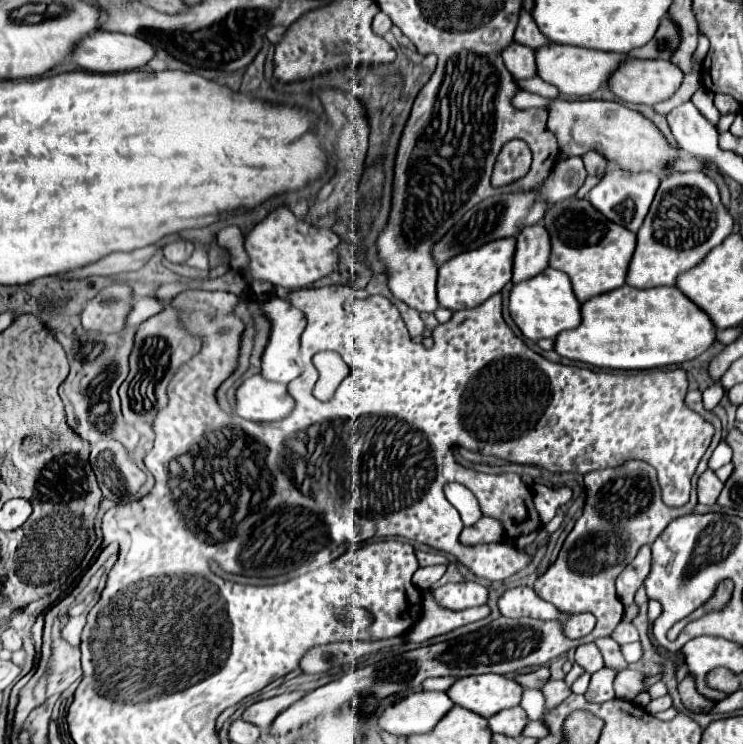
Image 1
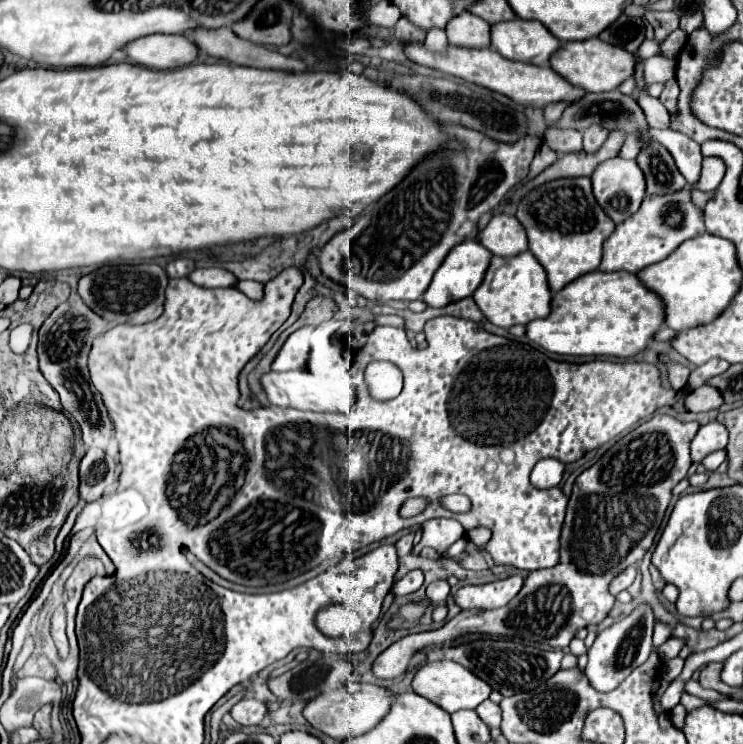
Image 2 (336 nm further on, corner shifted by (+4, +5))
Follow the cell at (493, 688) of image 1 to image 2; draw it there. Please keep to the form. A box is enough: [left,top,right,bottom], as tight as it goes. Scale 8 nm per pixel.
[411,660,491,712]

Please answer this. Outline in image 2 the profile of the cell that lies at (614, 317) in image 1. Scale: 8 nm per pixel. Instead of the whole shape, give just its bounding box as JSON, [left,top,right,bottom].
[525,272,663,358]

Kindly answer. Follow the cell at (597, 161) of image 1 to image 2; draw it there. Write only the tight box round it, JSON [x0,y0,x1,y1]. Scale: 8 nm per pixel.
[583,124,607,152]

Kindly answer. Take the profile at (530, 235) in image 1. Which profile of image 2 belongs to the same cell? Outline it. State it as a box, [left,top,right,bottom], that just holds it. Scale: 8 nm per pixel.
[479,214,527,256]

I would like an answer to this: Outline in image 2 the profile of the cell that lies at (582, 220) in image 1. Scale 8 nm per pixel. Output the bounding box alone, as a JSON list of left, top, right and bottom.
[515,178,615,294]

